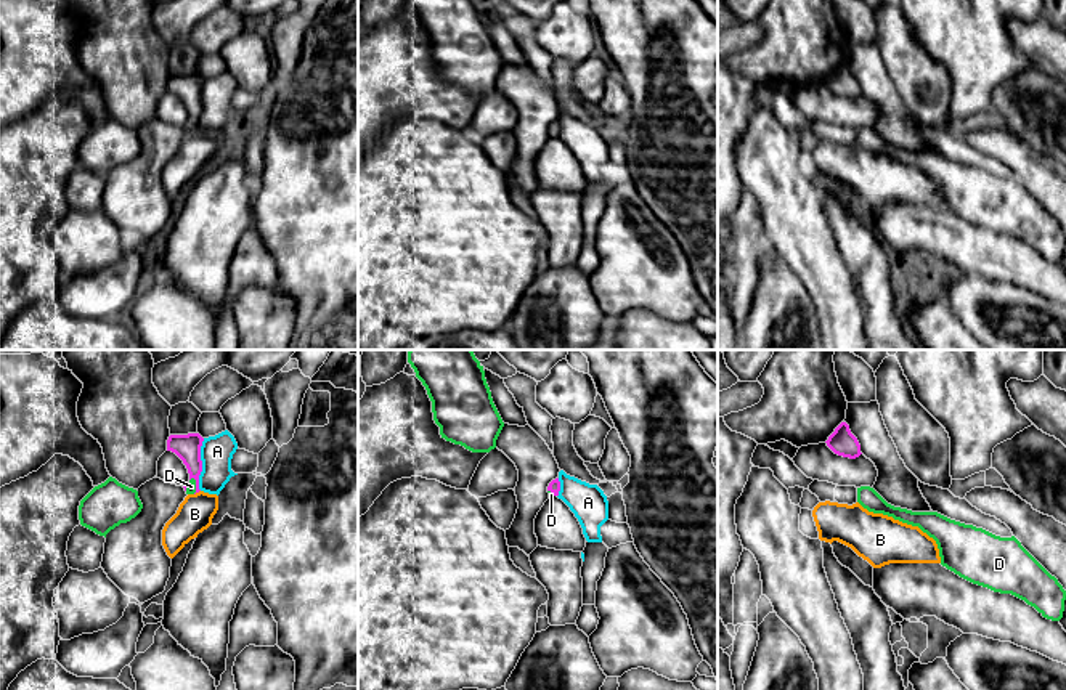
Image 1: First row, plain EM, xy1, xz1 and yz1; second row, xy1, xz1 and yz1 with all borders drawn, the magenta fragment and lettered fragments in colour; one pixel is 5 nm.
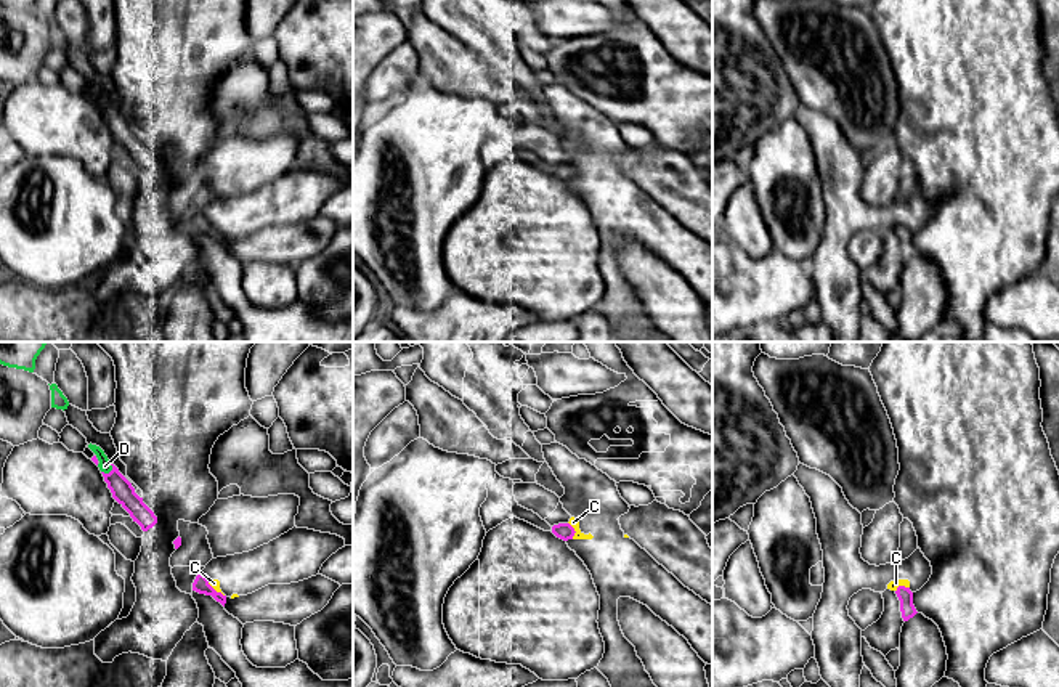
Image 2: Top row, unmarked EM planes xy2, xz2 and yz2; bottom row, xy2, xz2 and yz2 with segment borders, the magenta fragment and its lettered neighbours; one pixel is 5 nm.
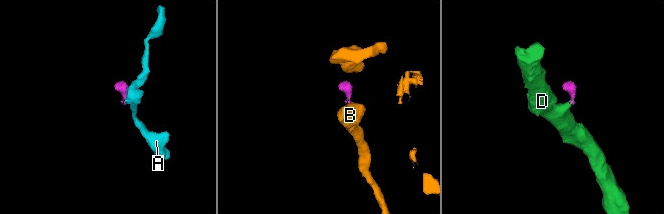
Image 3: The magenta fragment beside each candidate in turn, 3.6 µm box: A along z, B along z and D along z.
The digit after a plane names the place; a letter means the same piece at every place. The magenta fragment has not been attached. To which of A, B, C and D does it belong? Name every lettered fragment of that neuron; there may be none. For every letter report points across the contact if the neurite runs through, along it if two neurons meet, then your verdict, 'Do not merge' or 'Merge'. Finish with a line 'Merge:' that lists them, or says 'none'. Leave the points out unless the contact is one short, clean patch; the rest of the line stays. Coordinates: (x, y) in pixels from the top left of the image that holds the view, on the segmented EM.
A: Boundary: xy1 (204, 438), (201, 446), (199, 490). Do not merge
B: Boundary: xy1 (199, 490), (195, 495). Do not merge
C: Boundary: xz2 (568, 522), (575, 532), (573, 538). Do not merge
D: Merge
Merge: D

